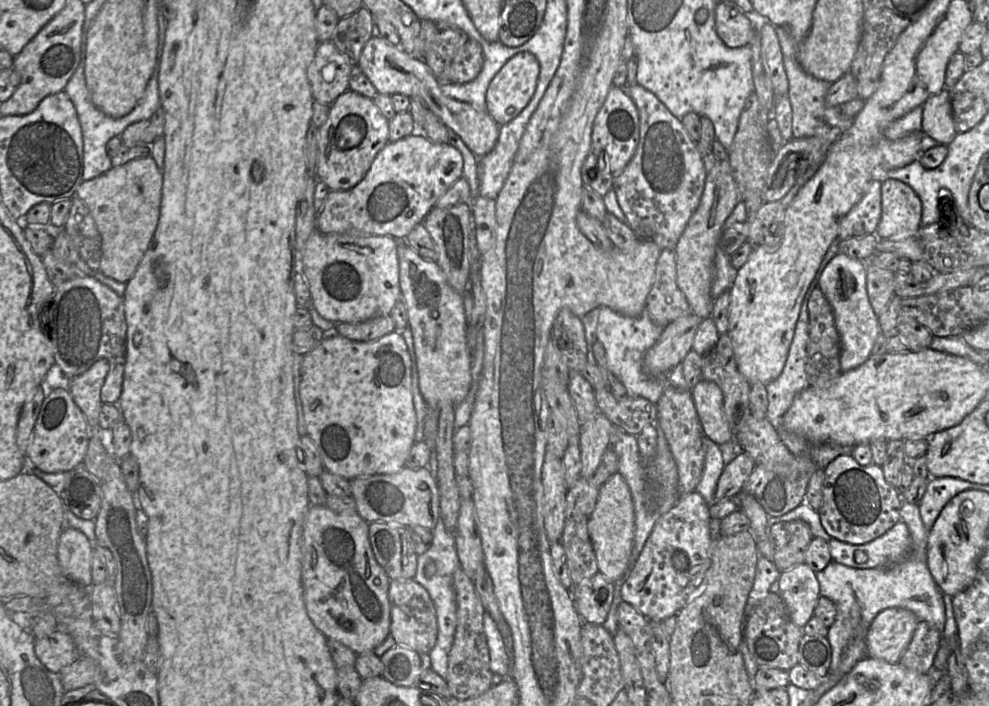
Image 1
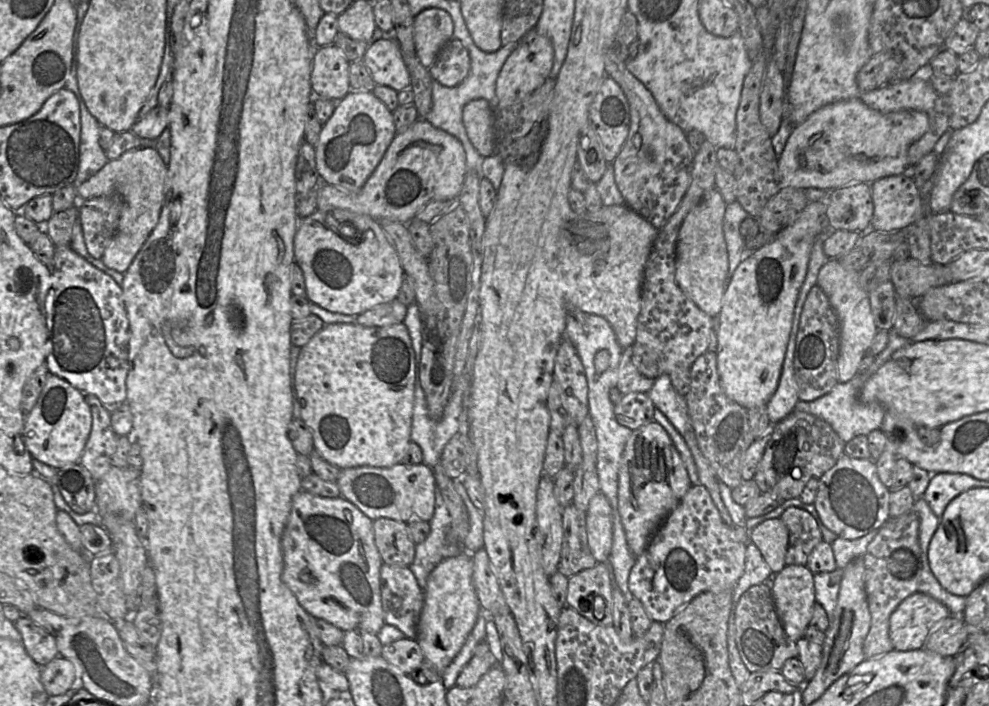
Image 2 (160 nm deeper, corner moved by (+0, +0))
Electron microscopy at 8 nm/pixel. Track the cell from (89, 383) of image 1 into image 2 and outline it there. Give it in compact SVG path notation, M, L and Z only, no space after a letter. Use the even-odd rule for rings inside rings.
M85 394L90 407L92 427L84 451L78 462L84 466L97 482L112 466L111 457L117 447L118 437L112 429L109 413L100 400L92 394Z

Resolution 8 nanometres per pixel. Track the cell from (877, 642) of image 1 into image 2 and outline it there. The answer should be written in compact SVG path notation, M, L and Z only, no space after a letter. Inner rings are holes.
M916 592L907 597L890 616L889 635L894 650L924 648L932 629L949 616L948 608L927 594Z

